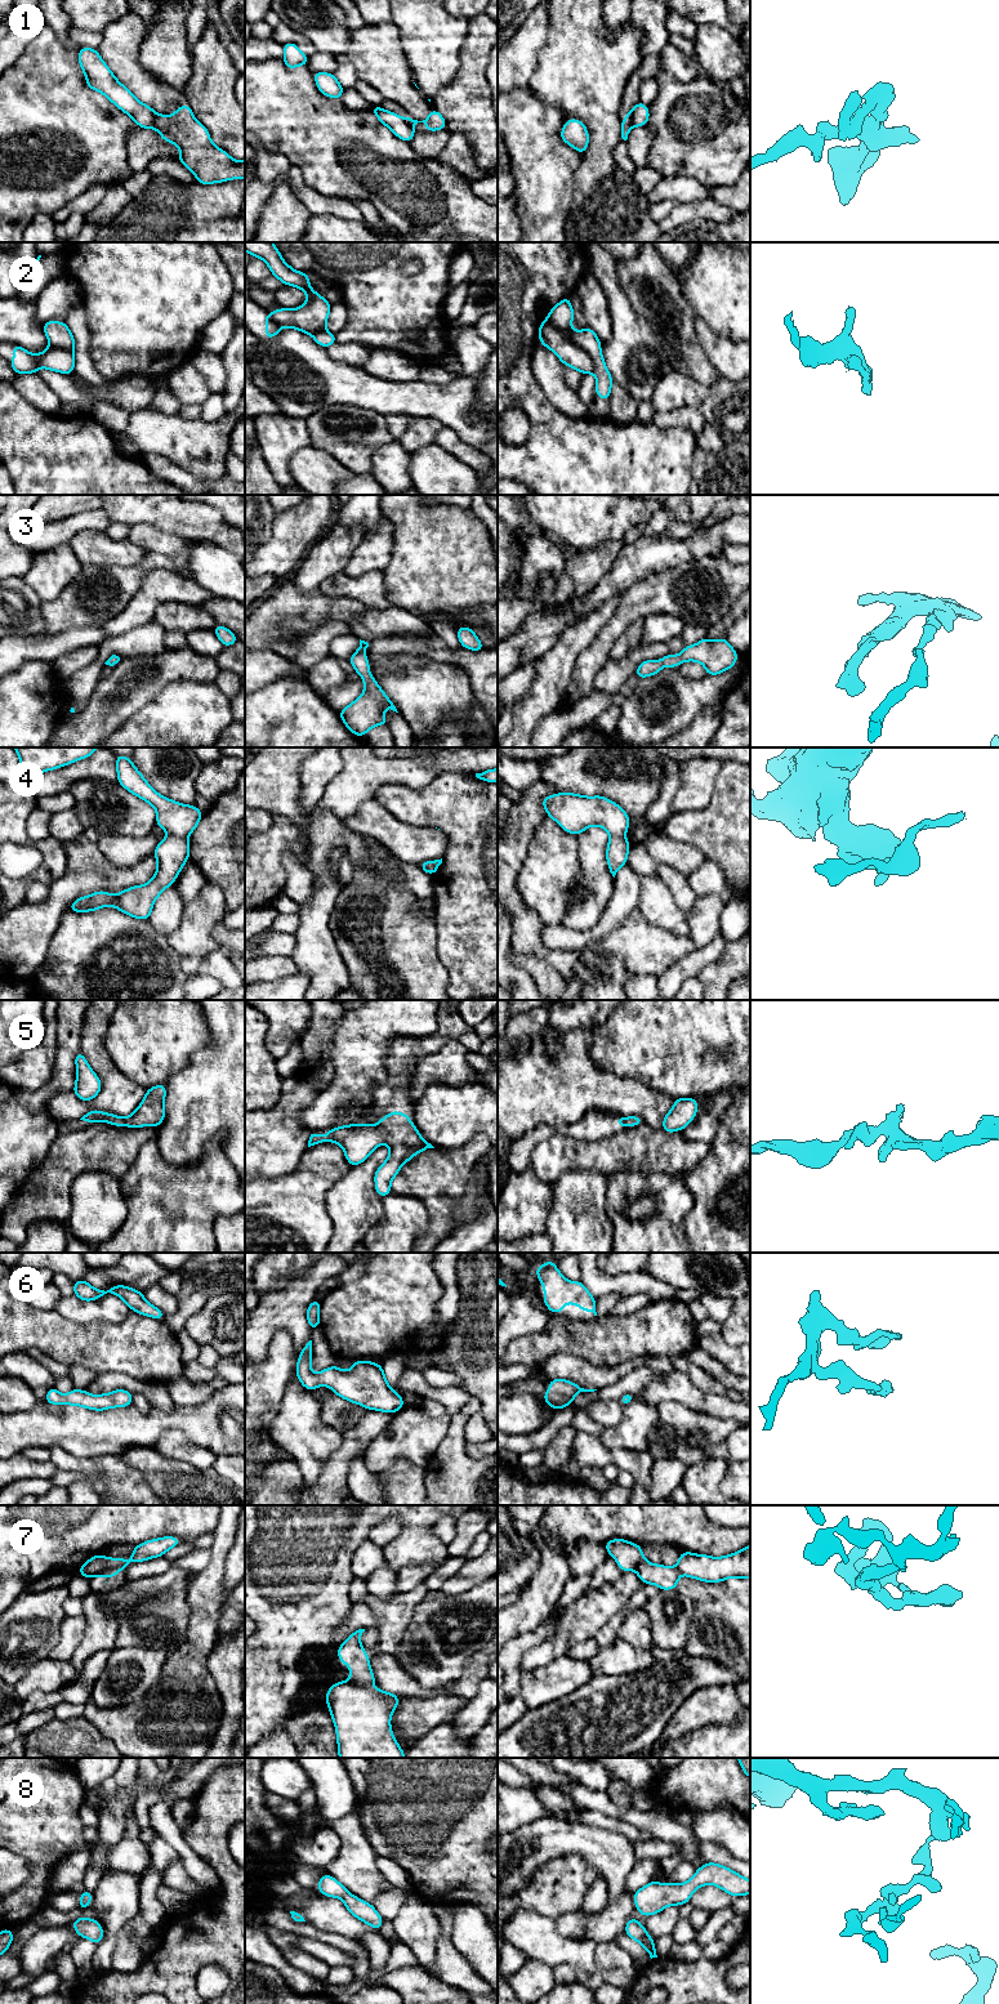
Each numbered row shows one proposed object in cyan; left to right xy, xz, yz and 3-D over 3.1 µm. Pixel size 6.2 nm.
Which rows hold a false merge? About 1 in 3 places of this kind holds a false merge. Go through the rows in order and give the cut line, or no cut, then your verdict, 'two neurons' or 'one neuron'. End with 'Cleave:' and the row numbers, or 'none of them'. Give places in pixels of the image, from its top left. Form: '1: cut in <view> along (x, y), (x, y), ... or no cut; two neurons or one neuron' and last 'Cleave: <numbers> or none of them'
1: cut in xy along (155, 114), (154, 123), (150, 126); two neurons
2: cut in yz along (569, 339), (589, 356), (593, 371); two neurons
3: no cut; one neuron
4: cut in xy along (169, 834), (186, 838); two neurons
5: no cut; one neuron
6: no cut; one neuron
7: cut in xy along (119, 1569), (107, 1569), (96, 1575); two neurons
8: no cut; one neuron
Cleave: 1, 2, 4, 7

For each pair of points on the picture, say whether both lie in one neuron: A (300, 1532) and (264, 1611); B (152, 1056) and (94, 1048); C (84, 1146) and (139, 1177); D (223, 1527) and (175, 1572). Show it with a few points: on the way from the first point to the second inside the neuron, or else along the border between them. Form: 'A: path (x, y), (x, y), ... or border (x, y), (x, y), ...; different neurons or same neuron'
A: path (329, 1552), (329, 1576), (308, 1597), (294, 1599); same neuron
B: border (110, 1020), (105, 1048), (112, 1063), (124, 1075); different neurons
C: border (143, 1145), (135, 1160), (120, 1178); different neurons
D: border (195, 1575), (188, 1584); different neurons

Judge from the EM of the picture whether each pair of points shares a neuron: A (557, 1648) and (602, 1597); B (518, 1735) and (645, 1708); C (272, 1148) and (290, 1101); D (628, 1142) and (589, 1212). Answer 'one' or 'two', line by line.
A: one
B: one
C: one
D: two

